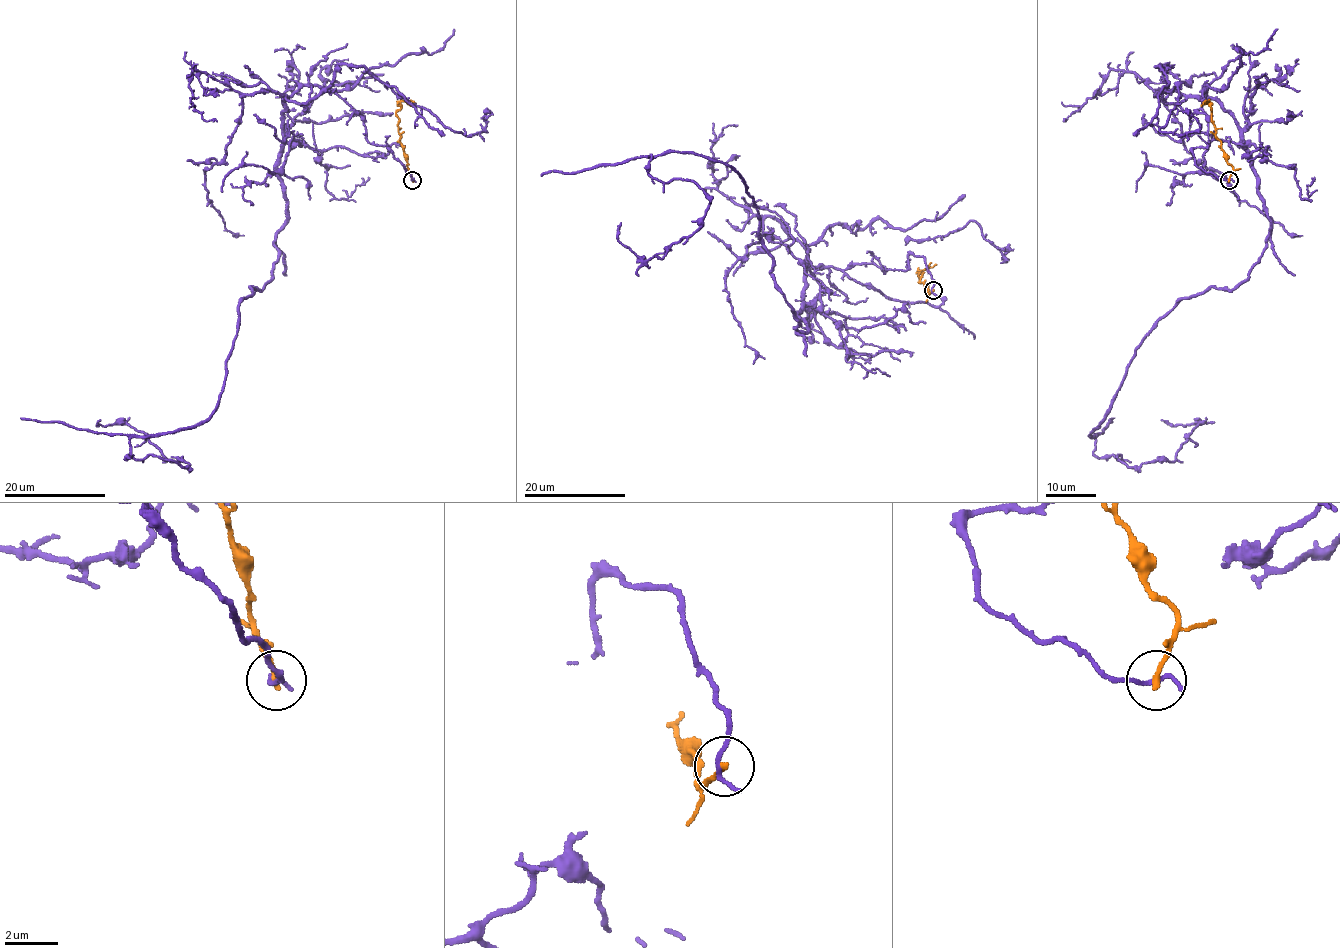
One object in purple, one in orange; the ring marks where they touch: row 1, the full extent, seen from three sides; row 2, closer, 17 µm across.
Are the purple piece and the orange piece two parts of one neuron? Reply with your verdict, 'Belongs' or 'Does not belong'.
Does not belong

